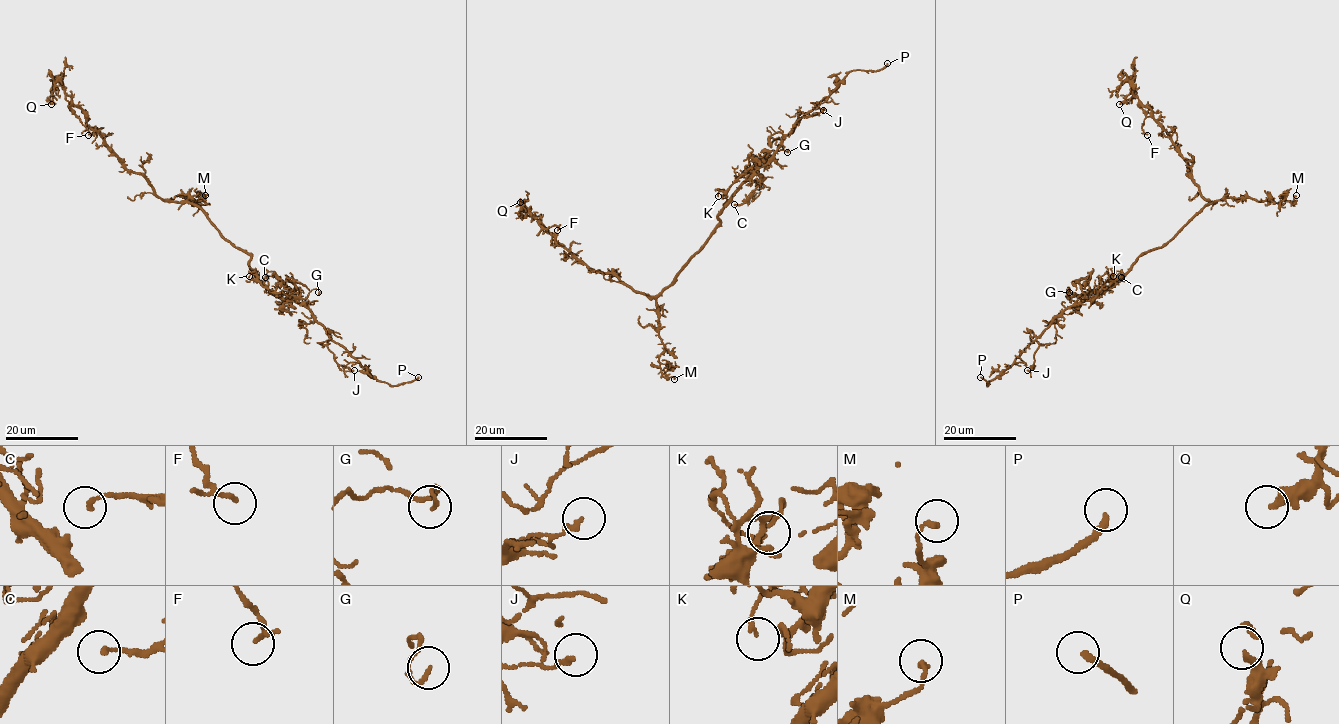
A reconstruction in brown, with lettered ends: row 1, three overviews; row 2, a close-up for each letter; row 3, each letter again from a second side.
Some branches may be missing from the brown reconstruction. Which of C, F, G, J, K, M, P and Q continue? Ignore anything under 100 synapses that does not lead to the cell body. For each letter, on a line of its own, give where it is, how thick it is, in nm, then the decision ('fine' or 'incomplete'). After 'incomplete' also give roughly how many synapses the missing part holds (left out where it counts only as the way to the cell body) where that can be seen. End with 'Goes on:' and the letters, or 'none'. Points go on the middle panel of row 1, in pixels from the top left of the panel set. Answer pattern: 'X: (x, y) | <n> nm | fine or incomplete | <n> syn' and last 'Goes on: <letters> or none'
C: (734, 204) | 110 nm | fine
F: (557, 230) | 160 nm | fine
G: (787, 152) | 110 nm | fine
J: (823, 110) | 170 nm | fine
K: (718, 196) | 130 nm | fine
M: (674, 379) | 200 nm | fine
P: (887, 63) | 240 nm | incomplete
Q: (520, 202) | 280 nm | fine
Goes on: P

